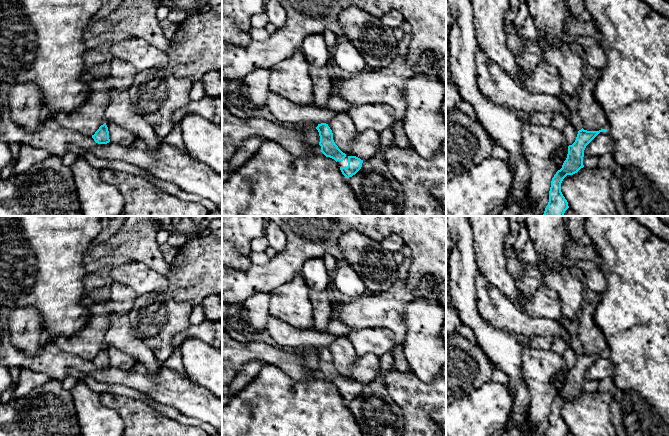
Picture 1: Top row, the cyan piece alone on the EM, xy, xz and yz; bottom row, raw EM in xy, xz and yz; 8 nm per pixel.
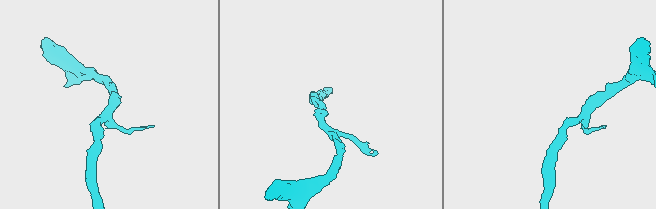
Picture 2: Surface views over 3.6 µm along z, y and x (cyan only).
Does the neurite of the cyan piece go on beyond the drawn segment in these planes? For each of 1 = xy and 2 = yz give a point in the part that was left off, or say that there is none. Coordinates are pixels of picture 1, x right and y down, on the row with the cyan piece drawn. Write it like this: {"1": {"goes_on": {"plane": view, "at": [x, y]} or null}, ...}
{"1": {"goes_on": null}, "2": {"goes_on": null}}

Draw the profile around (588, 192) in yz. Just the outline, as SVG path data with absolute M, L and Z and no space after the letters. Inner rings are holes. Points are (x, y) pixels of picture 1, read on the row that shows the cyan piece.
M599 166L592 169L583 167L577 173L567 175L561 183L561 192L567 200L569 208L571 208L577 216L620 216L613 199L611 188L612 175L612 170Z

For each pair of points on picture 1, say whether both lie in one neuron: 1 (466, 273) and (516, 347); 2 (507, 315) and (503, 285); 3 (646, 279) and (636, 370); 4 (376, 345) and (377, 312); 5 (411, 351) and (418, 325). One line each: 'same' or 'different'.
1: same
2: different
3: same
4: different
5: same

